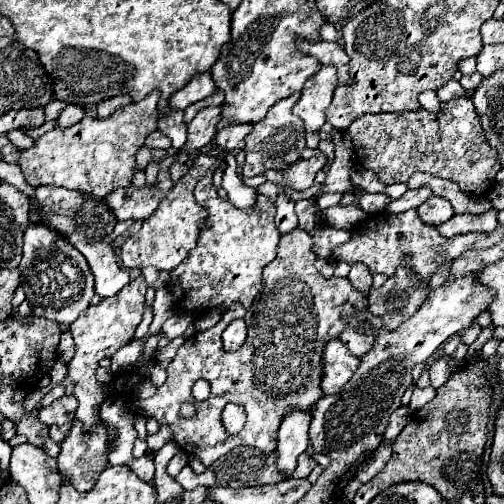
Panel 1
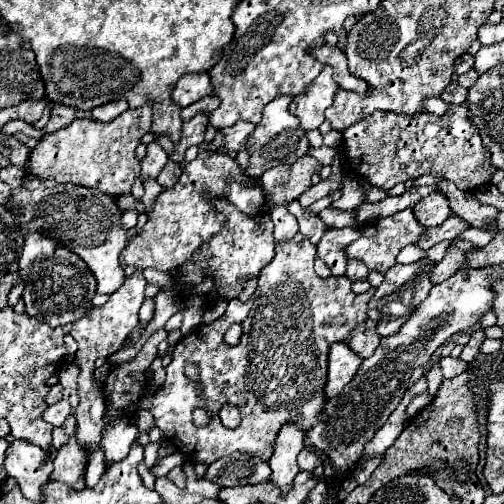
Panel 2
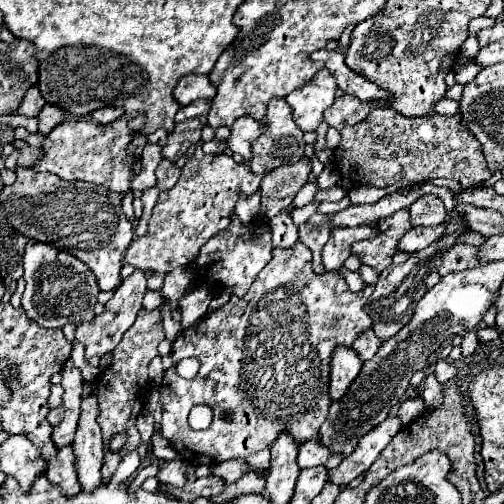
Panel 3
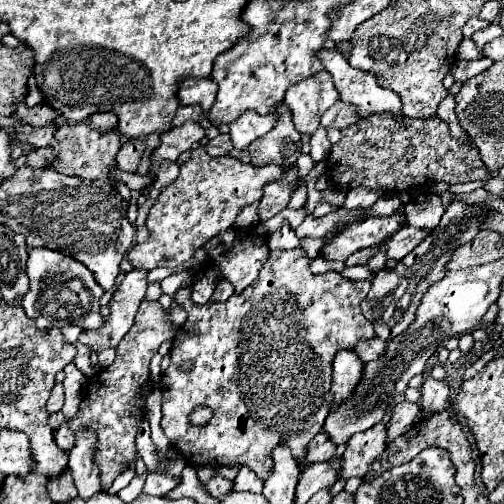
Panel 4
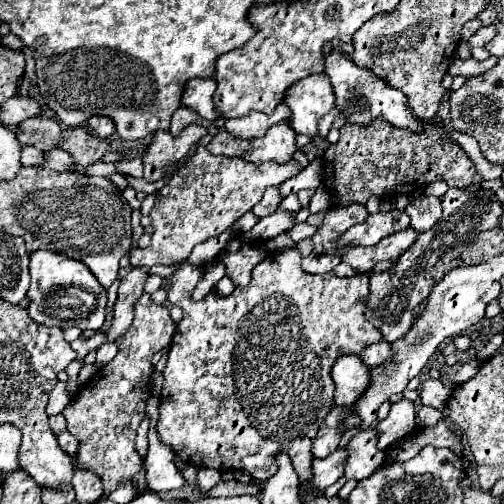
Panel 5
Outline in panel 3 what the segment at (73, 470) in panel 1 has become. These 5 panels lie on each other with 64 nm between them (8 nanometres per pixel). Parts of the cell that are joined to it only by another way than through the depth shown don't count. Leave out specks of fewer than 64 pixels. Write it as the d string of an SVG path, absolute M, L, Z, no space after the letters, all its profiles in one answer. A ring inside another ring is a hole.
M64 446L52 458L52 462L48 464L48 472L46 472L46 478L52 484L62 486L62 492L66 496L74 496L74 494L78 494L82 490L80 482L78 482L78 476L76 476L74 462L76 462L76 456L74 456L72 446Z

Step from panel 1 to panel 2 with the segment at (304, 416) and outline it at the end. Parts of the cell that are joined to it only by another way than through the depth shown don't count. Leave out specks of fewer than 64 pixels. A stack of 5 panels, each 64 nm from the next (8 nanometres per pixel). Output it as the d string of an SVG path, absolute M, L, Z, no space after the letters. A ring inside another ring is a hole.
M286 422L278 432L274 454L268 462L272 468L270 482L274 482L282 492L288 492L292 488L294 476L300 472L296 464L296 456L304 448L304 438L306 432L296 422Z

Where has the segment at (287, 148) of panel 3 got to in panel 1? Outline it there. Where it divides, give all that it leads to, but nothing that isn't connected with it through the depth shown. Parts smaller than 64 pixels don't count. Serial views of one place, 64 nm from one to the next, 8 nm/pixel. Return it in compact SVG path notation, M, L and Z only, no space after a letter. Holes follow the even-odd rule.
M296 92L294 96L288 96L284 100L280 100L278 104L274 104L268 114L264 116L264 120L260 120L252 132L246 136L246 164L244 164L244 176L258 176L264 174L266 170L278 168L282 164L294 164L298 158L298 152L306 148L306 132L304 132L304 124L298 116L292 114L292 106L298 102L300 92Z

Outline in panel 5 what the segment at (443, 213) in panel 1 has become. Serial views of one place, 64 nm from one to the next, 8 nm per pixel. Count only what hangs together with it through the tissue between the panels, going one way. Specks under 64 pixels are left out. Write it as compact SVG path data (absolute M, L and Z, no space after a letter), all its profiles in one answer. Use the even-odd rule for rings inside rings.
M418 196L414 198L406 210L404 210L408 216L410 216L410 226L418 232L426 232L428 228L432 228L440 216L442 216L442 206L440 206L440 198L436 196Z

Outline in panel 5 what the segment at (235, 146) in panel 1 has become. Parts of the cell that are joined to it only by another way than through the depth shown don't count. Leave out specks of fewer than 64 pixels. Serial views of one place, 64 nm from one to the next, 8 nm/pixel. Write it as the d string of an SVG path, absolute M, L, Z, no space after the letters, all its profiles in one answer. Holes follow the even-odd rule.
M280 104L274 114L262 114L262 112L250 112L244 118L234 118L234 120L226 120L224 128L228 128L228 132L232 132L234 138L240 140L250 140L250 138L260 138L268 132L268 128L272 128L278 122L290 120L290 112L286 104Z

